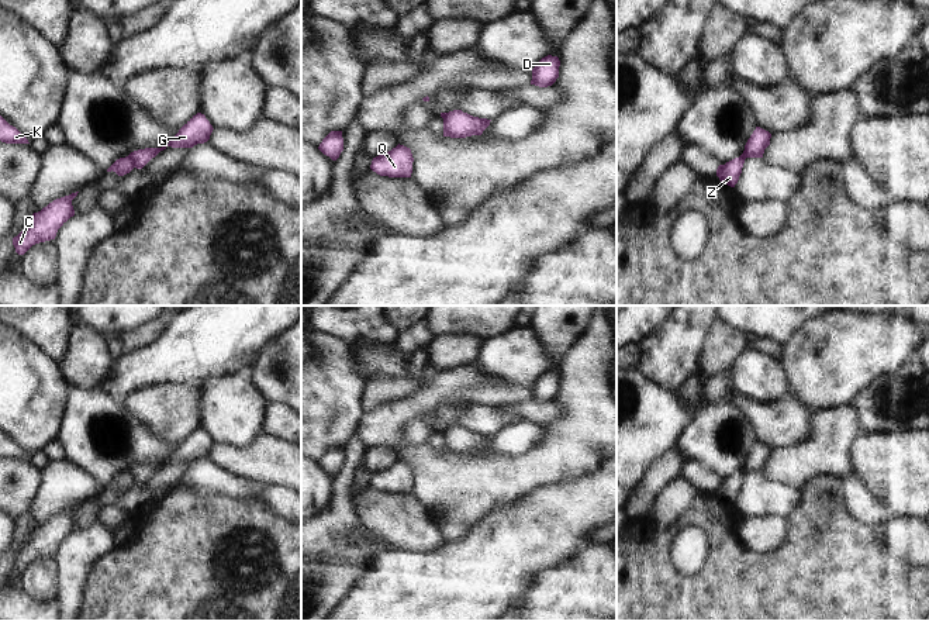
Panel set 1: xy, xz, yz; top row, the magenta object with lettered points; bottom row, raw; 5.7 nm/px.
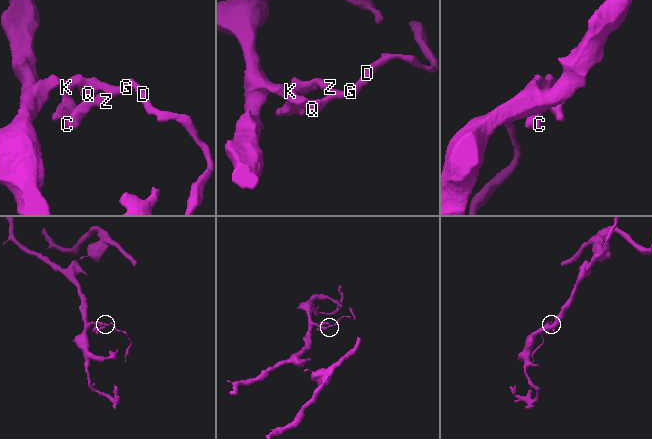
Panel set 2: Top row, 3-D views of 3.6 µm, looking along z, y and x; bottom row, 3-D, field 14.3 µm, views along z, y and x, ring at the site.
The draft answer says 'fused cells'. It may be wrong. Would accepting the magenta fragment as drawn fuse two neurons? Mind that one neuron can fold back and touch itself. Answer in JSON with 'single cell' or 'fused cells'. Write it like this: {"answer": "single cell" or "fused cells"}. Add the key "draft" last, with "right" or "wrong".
{"answer": "fused cells", "draft": "right"}

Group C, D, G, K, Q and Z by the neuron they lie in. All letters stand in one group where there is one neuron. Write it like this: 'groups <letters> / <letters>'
groups C Z / D G K Q

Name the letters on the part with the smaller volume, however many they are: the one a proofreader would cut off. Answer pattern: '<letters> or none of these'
C, Z

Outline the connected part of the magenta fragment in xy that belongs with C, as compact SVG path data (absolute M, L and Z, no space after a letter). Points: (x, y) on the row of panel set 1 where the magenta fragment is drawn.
M79 192L49 203L34 213L24 230L13 238L18 255L24 255L32 245L55 239L58 230L75 215L72 200Z

